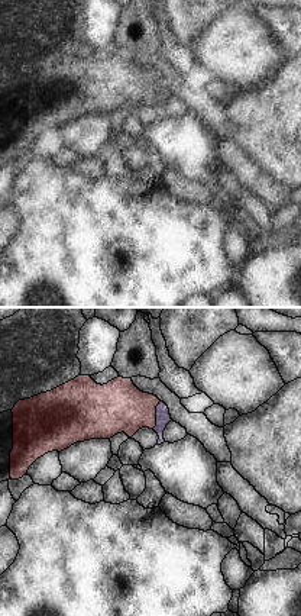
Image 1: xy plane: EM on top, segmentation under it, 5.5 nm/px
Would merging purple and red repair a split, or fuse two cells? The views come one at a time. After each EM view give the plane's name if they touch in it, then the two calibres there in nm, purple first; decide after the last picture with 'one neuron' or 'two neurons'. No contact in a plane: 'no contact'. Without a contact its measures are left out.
meets purple in xy; 80 nm thick on the purple side, 280 nm on the other

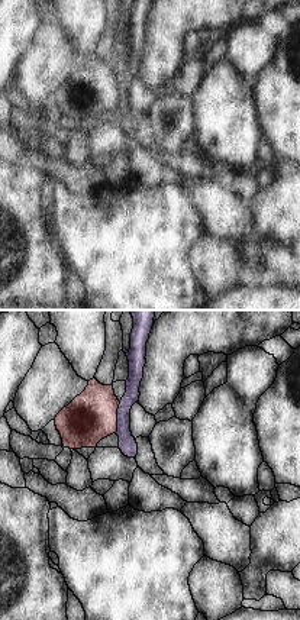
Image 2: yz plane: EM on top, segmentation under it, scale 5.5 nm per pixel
meets purple in yz; 100 nm thick on the purple side, 280 nm on the other

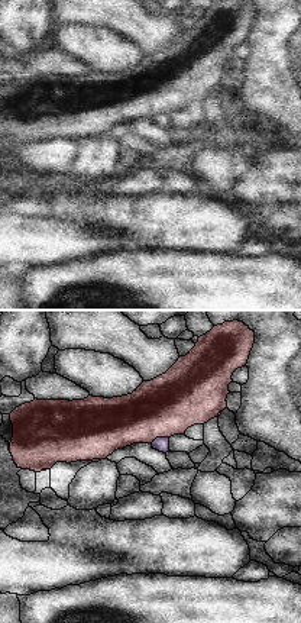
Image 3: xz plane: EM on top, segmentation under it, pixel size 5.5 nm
meets purple in xz; 80 nm thick on the purple side, 340 nm on the other

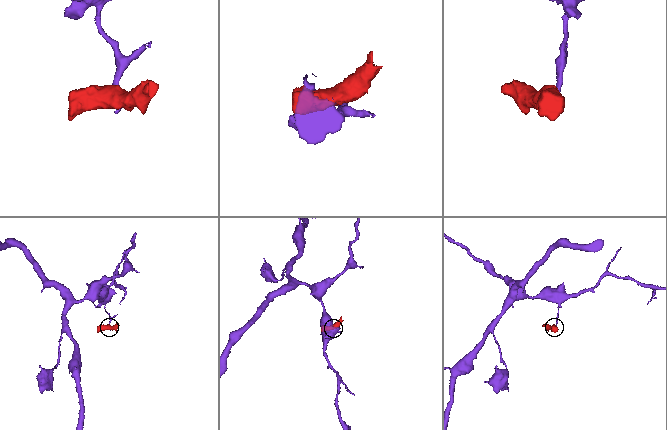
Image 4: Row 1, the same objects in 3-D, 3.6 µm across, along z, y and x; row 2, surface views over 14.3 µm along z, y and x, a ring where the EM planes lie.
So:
two neurons

